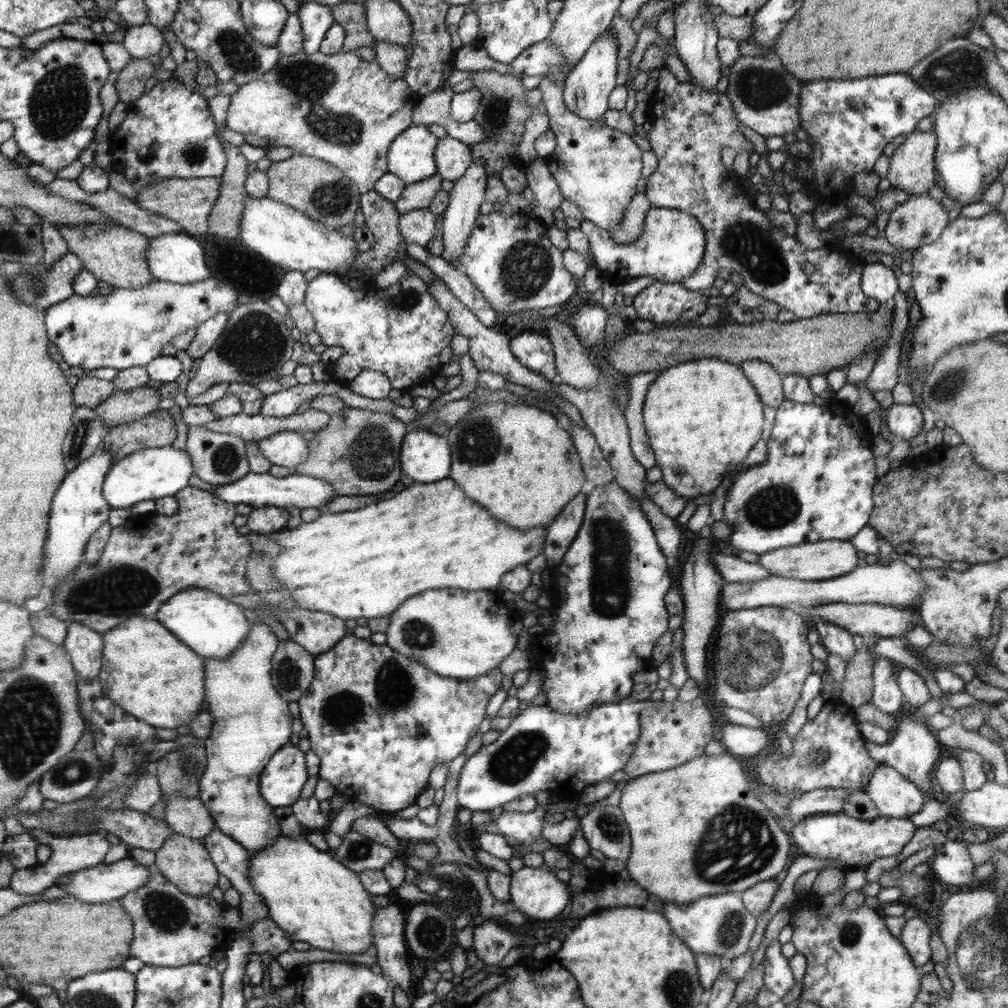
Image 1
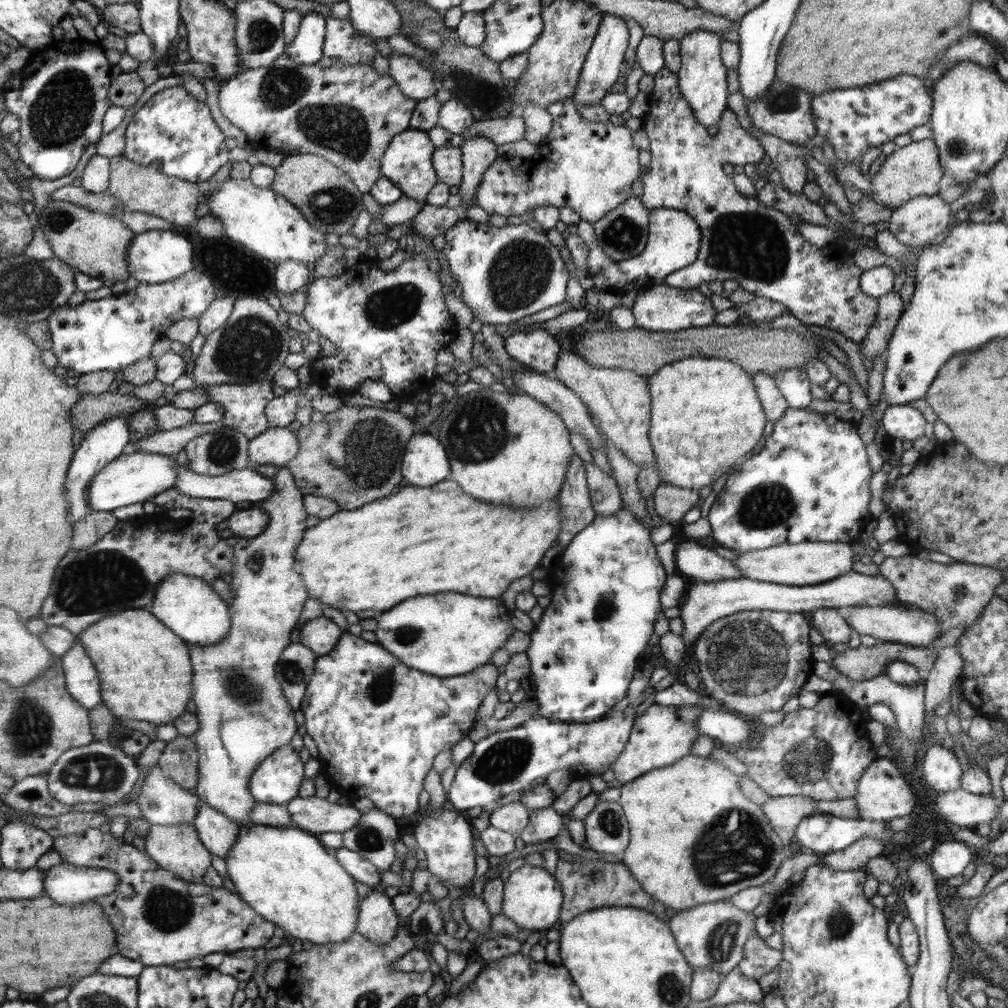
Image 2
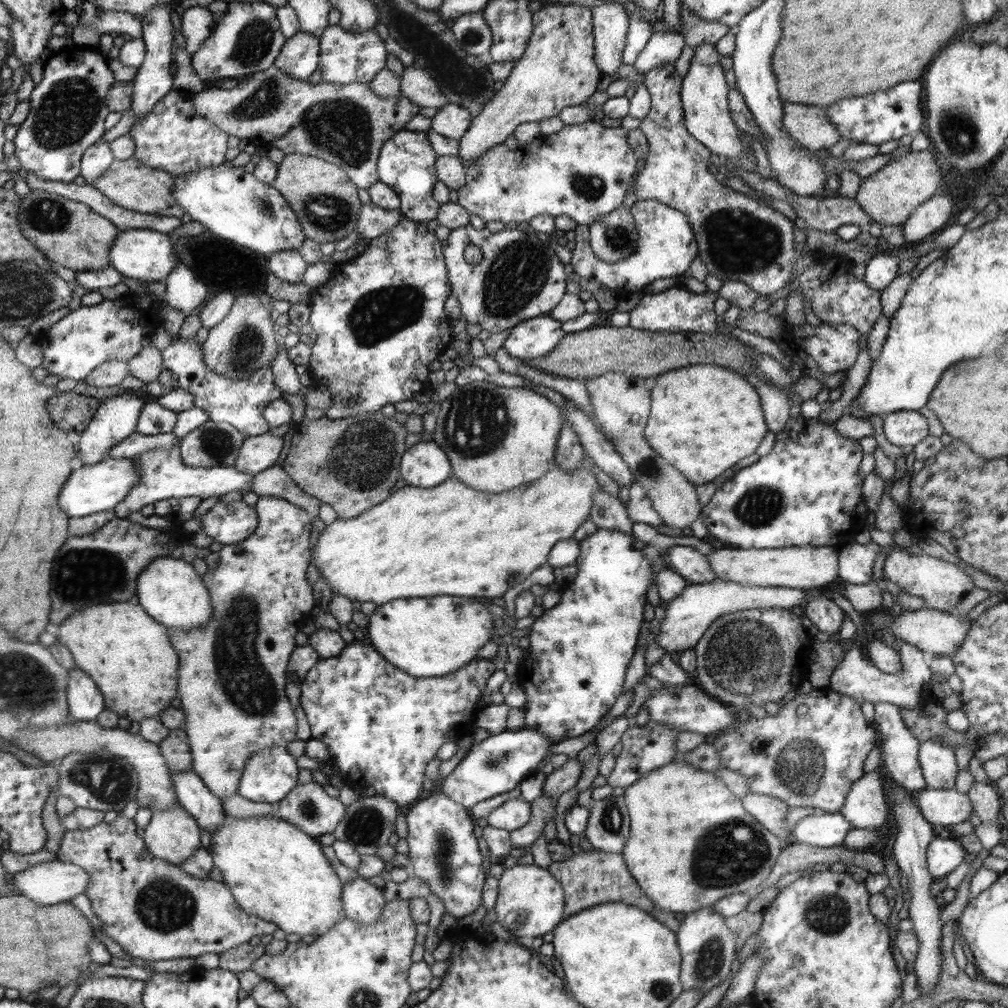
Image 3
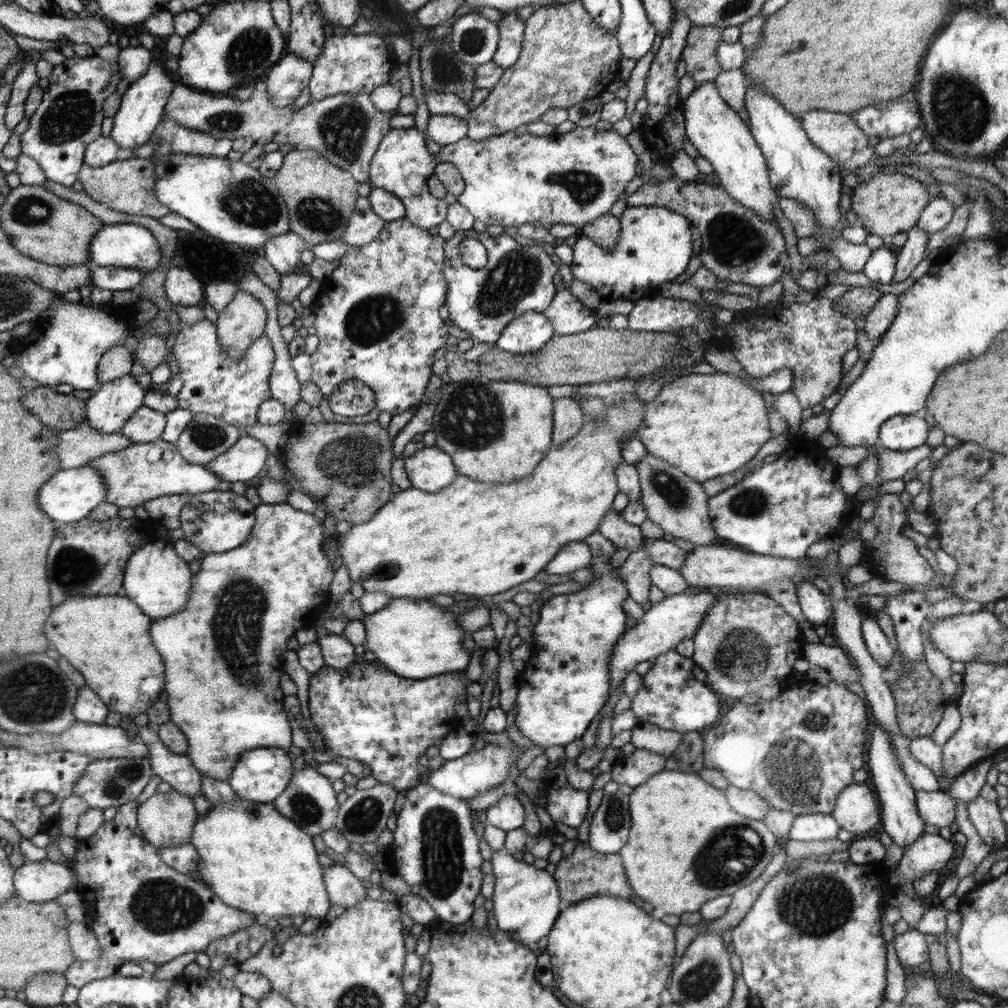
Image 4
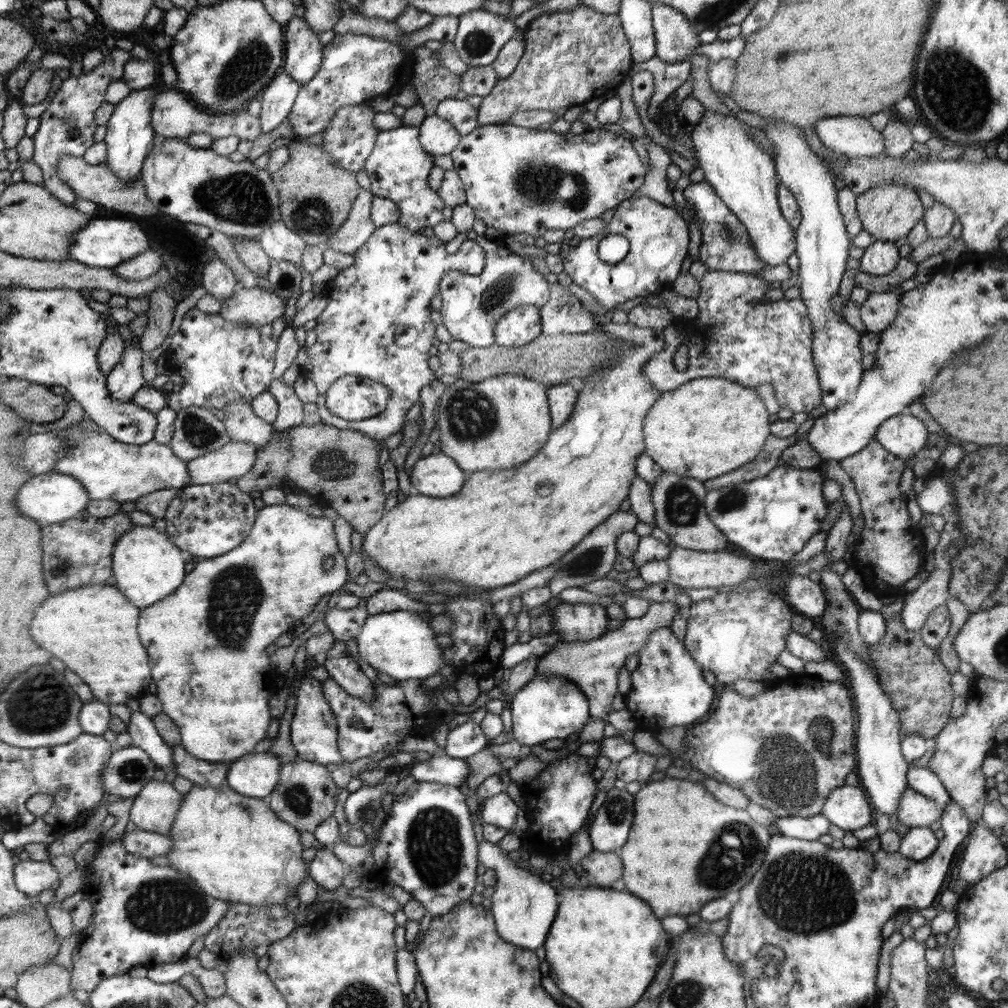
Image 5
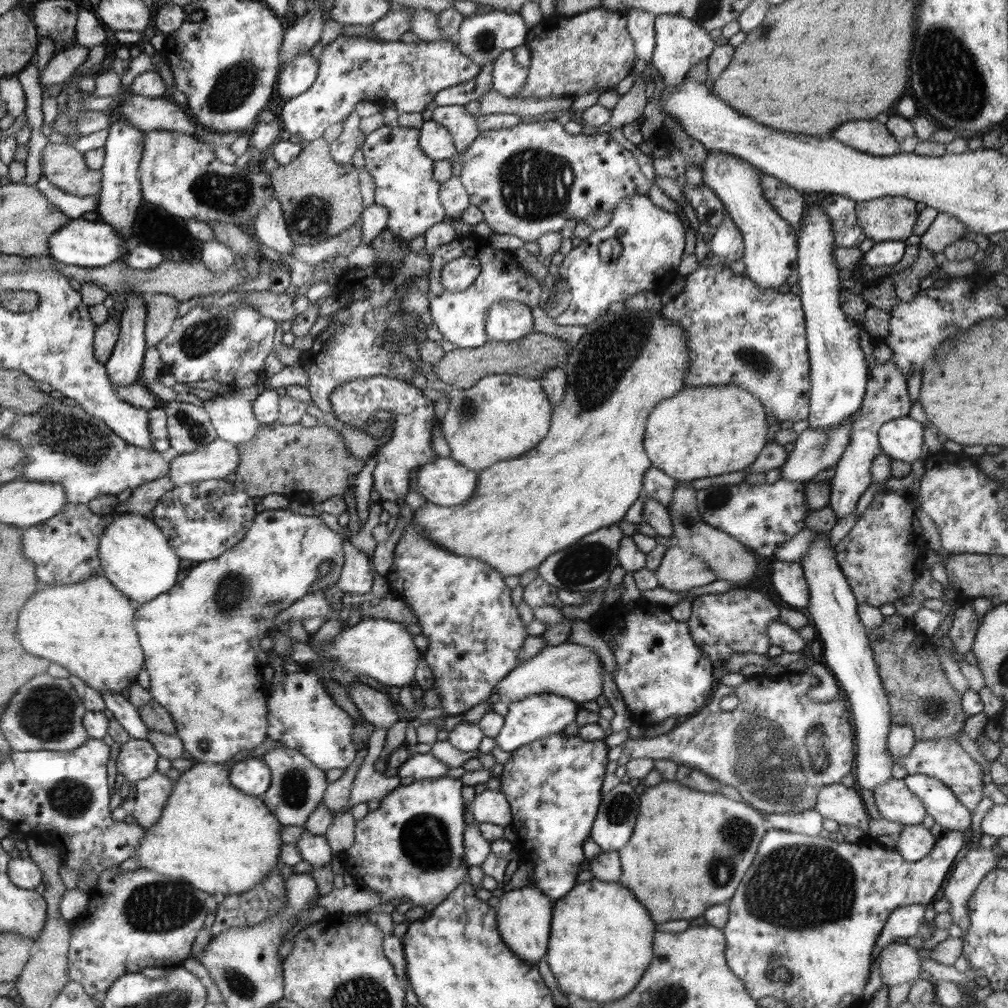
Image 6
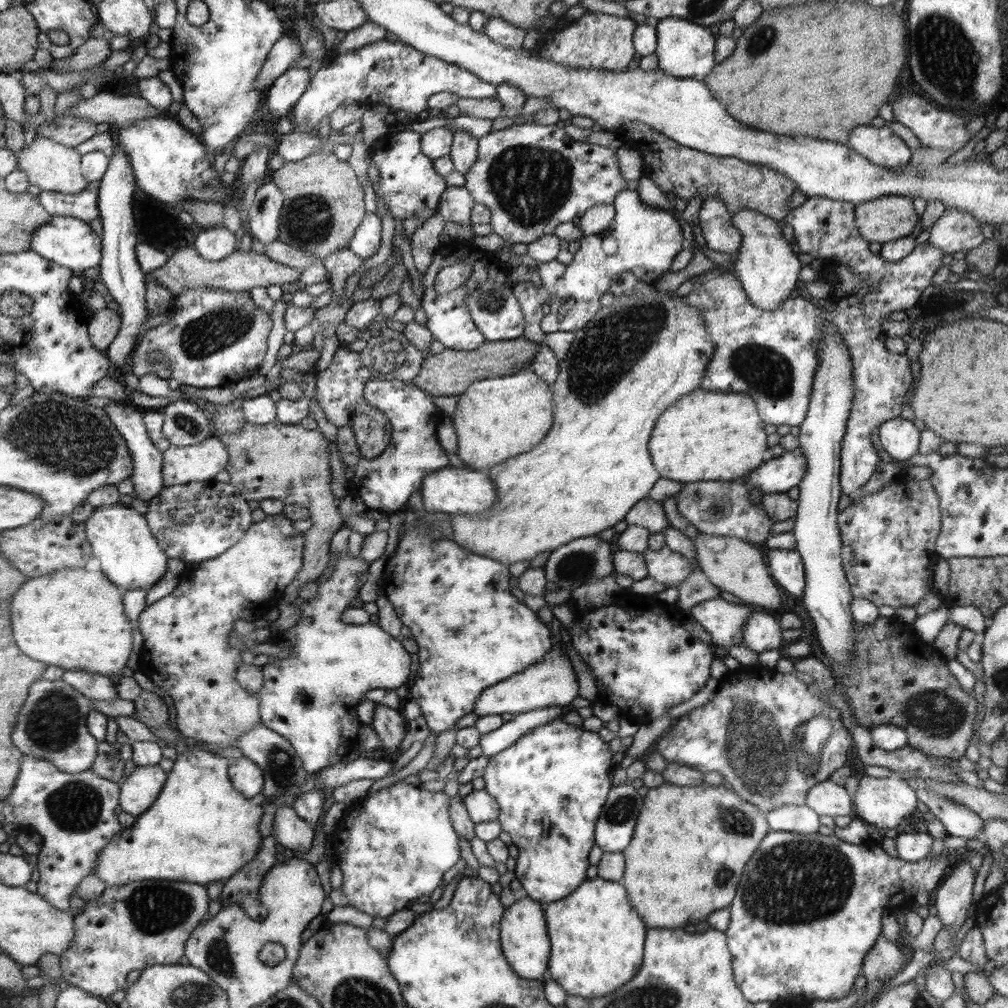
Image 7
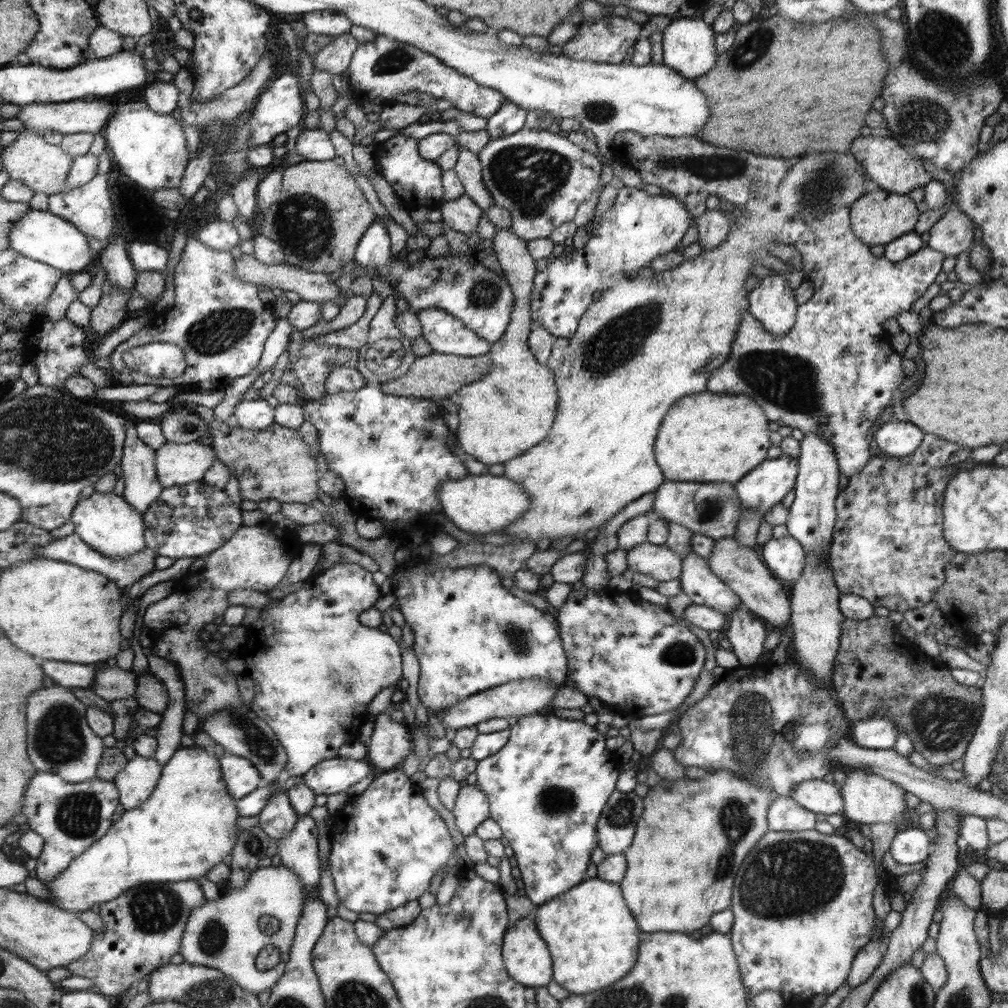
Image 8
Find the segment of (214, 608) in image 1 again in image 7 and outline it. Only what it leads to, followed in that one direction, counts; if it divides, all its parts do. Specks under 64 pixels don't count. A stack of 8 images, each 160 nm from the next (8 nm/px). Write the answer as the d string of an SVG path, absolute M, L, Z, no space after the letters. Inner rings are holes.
M117 502L94 507L92 515L84 521L87 537L100 560L101 571L120 588L138 590L154 586L166 572L169 556L151 531L144 514L131 506Z

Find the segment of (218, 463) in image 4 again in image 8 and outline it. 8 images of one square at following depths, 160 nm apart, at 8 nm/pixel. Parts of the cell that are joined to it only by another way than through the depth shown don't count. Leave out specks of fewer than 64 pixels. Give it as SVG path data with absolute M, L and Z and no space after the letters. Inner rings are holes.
M205 440L164 444L155 451L156 468L163 488L202 481L215 463L214 451Z

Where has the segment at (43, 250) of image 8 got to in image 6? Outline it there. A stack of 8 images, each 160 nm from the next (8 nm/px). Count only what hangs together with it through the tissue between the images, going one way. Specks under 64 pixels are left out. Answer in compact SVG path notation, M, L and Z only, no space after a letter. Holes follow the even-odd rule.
M71 219L48 240L49 256L52 259L83 268L102 268L119 262L123 257L124 237L111 224L102 220Z

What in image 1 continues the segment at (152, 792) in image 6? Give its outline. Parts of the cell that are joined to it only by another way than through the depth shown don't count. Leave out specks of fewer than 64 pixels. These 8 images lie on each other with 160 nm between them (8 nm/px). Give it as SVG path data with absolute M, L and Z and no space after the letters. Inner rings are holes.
M174 833L166 839L162 849L154 852L156 862L154 867L176 885L184 894L190 896L209 896L211 890L217 885L219 871L215 863L211 860L202 840L194 840L192 837Z

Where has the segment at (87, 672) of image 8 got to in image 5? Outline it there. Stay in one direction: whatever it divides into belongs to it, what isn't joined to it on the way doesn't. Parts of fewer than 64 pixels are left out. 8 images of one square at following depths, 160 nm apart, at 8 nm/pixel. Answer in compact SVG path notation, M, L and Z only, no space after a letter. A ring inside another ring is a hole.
M131 710L130 714L126 732L132 737L134 746L144 750L157 768L163 770L164 773L175 772L177 768L174 758L172 758L172 748L158 734L151 718L141 711L133 712Z

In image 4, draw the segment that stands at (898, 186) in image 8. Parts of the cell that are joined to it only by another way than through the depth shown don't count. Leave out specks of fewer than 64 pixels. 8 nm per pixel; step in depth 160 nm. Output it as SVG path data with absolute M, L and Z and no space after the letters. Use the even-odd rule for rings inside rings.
M814 110L814 112L806 112L800 120L800 124L808 138L819 148L825 152L841 169L847 172L855 172L857 168L863 167L873 160L877 154L873 147L868 145L868 137L859 127L857 122L846 116L846 114L838 114L838 112L826 112L826 110Z

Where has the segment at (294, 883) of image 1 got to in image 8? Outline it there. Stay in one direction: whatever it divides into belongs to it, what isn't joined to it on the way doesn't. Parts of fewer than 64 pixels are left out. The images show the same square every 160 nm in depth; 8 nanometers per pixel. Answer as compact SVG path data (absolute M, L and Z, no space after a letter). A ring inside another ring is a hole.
M196 746L179 749L163 765L162 778L154 794L139 807L126 810L121 815L102 838L91 844L64 872L46 884L50 899L42 900L77 913L92 908L93 904L114 900L144 883L198 881L216 864L230 860L241 831L236 827L236 820L240 818L239 809L236 808L235 798L228 793L219 759Z

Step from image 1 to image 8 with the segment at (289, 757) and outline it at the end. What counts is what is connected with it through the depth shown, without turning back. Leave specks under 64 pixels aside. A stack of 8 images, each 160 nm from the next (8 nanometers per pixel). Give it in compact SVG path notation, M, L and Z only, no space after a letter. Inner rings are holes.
M226 753L219 759L219 763L222 765L228 793L235 800L244 798L263 785L258 769L252 765L250 760Z

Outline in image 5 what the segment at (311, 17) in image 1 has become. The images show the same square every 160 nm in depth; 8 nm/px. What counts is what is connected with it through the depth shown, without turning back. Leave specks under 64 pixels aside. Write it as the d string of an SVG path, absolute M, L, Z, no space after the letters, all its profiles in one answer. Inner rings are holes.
M280 72L263 91L259 117L263 132L274 130L283 120L289 118L301 84L286 72Z

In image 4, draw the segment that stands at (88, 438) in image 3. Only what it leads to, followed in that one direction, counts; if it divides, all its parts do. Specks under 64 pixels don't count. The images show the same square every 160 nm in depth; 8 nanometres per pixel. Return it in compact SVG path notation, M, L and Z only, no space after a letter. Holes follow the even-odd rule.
M132 374L108 382L86 401L87 421L102 434L120 433L128 419L144 407L146 394Z

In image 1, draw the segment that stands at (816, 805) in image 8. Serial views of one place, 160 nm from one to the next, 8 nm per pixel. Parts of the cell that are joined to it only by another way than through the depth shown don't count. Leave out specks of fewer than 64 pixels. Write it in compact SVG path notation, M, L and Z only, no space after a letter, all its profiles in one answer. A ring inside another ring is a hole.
M877 764L868 785L863 790L877 806L882 816L909 819L922 810L927 800L916 785L897 770Z

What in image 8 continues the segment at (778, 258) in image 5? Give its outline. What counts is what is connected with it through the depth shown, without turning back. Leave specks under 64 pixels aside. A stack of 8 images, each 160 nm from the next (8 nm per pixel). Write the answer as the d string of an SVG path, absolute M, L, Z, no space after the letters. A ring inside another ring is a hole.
M776 272L760 280L749 292L748 311L773 335L786 334L796 320L798 304L795 290L790 287L784 274Z

